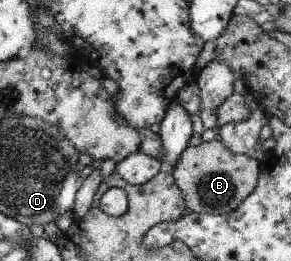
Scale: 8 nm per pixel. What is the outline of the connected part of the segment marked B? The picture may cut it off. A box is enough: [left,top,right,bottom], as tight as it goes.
[170,137,259,215]

